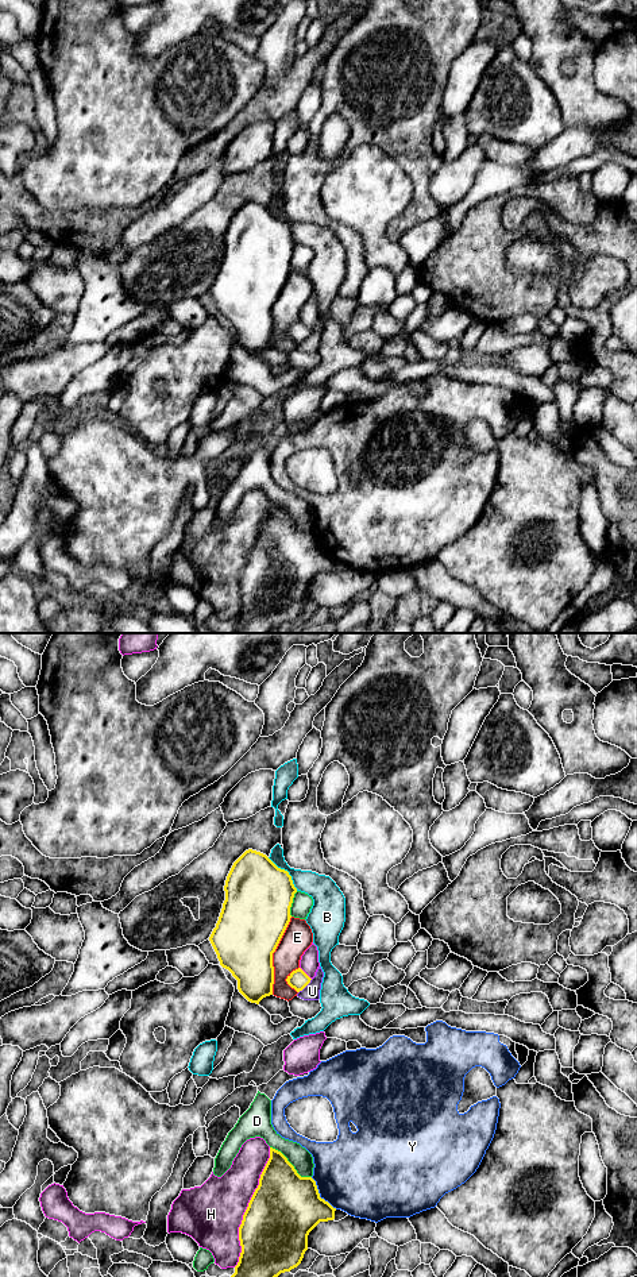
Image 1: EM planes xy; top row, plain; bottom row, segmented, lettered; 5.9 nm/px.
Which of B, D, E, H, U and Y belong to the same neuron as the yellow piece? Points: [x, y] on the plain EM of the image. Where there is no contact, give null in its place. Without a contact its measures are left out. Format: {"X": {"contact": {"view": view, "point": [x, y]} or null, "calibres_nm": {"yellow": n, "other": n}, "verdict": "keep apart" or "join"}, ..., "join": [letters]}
{"B": {"contact": {"view": "xy", "point": [286, 223]}, "calibres_nm": {"yellow": 400, "other": 160}, "verdict": "keep apart"}, "D": {"contact": {"view": "xy", "point": [290, 516]}, "calibres_nm": {"yellow": 400, "other": 130}, "verdict": "keep apart"}, "E": {"contact": {"view": "xy", "point": [271, 308]}, "calibres_nm": {"yellow": 400, "other": 170}, "verdict": "keep apart"}, "H": {"contact": {"view": "xy", "point": [247, 559]}, "calibres_nm": {"yellow": 420, "other": 360}, "verdict": "keep apart"}, "U": {"contact": {"view": "xy", "point": [305, 338]}, "calibres_nm": {"yellow": 110, "other": 100}, "verdict": "keep apart"}, "Y": {"contact": {"view": "xy", "point": [319, 547]}, "calibres_nm": {"yellow": 420, "other": 460}, "verdict": "keep apart"}, "join": []}

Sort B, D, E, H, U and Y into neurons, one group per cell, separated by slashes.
B / D / E / H / U / Y

